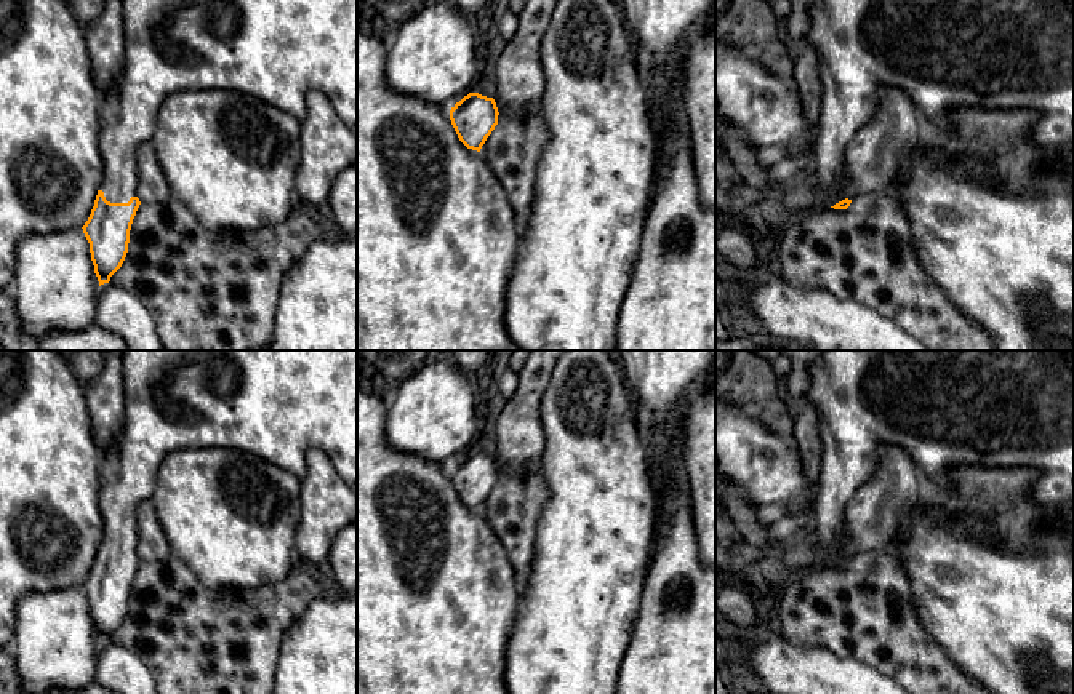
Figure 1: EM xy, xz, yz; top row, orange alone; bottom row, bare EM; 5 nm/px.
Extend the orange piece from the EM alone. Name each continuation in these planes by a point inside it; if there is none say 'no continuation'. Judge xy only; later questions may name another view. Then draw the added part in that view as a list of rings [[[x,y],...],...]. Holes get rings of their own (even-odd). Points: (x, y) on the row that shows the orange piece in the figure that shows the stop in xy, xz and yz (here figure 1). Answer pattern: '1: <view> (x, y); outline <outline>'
1: xy (276, 50); outline [[[122,0],[125,58],[118,112],[99,138],[104,177],[99,190],[110,203],[138,195],[136,147],[152,139],[163,101],[186,90],[229,90],[258,98],[299,122],[311,91],[328,96],[339,118],[357,125],[357,0]]]

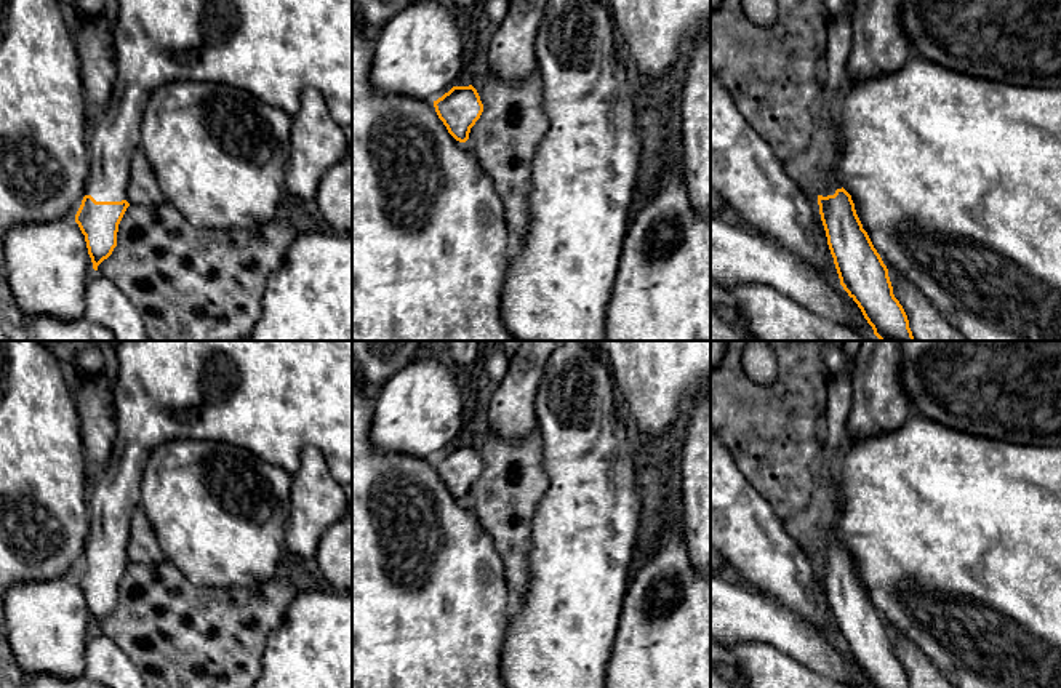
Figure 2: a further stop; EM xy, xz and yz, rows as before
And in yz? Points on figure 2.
1: yz (826, 186); outline [[[823,176],[818,181],[818,195],[827,197],[834,195],[837,189],[842,189],[842,184],[831,176]]]

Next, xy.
1: xy (272, 48); outline [[[117,0],[118,14],[114,29],[114,54],[117,61],[117,77],[114,82],[109,106],[98,118],[94,126],[90,126],[88,154],[91,171],[85,186],[85,195],[91,195],[96,202],[122,202],[126,200],[130,182],[131,155],[141,141],[141,125],[144,107],[152,91],[171,82],[210,82],[235,86],[248,91],[272,107],[282,109],[288,115],[294,115],[299,109],[301,93],[306,88],[315,88],[326,101],[333,120],[347,126],[352,125],[352,0]]]

